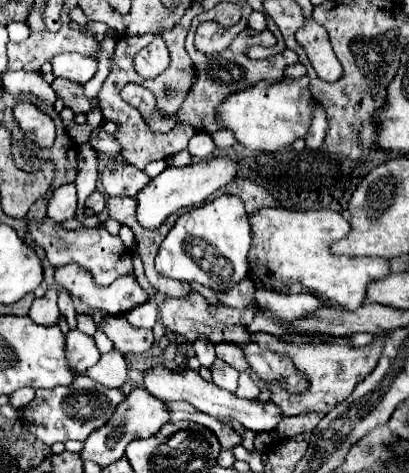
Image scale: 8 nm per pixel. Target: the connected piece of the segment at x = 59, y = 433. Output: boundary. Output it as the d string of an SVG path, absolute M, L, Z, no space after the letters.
M78 375L72 385L56 385L52 389L38 389L34 401L20 409L18 421L28 427L36 439L44 441L46 445L52 445L56 441L66 441L66 439L76 439L84 441L94 429L102 427L108 423L120 401L124 401L124 391L122 387L106 387L102 383L92 381L86 375Z

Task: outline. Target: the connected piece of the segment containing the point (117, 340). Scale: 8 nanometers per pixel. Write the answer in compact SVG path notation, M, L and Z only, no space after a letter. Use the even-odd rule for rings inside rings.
M112 315L104 317L100 321L98 329L114 343L114 349L118 353L122 353L124 357L142 355L154 343L154 337L152 337L150 329L136 329L136 327L132 327L126 321L124 315L120 315L120 317L112 317Z

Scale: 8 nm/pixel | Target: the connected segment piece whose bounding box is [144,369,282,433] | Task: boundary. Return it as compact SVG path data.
M152 369L152 371L146 371L144 385L154 397L158 397L162 401L174 401L174 399L188 401L196 409L200 409L200 411L204 411L204 413L208 413L208 415L212 415L212 417L216 417L220 421L236 419L242 427L246 427L246 429L250 429L254 433L272 431L272 429L276 429L276 425L282 419L282 413L274 403L238 399L234 393L218 389L214 383L206 383L196 371L180 371L180 373L176 373L176 371L168 371L168 369Z

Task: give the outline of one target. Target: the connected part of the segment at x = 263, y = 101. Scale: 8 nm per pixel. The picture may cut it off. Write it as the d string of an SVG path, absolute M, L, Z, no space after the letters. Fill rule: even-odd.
M286 77L288 81L268 83L260 81L248 89L236 91L216 107L216 121L234 133L236 141L252 151L272 153L280 147L288 147L298 137L304 137L310 127L310 103L312 93L308 89L308 77Z

